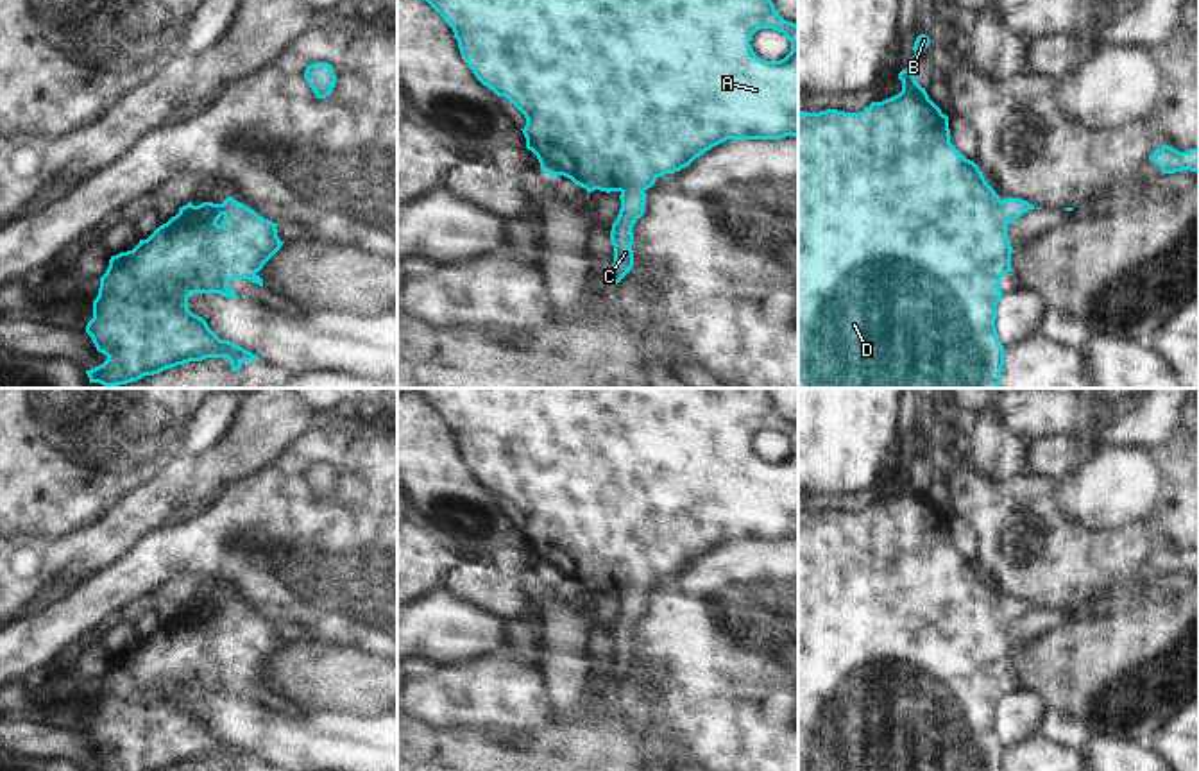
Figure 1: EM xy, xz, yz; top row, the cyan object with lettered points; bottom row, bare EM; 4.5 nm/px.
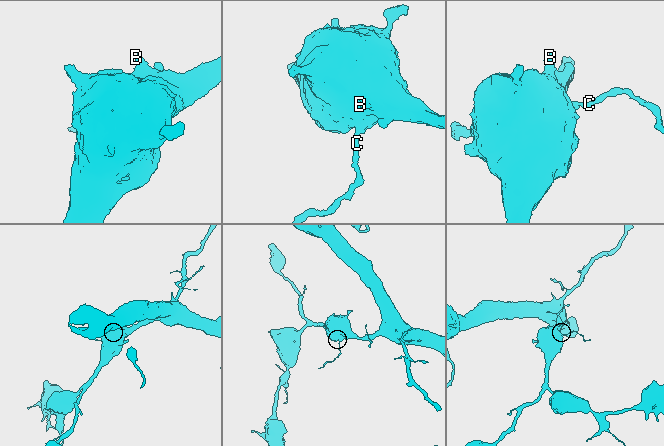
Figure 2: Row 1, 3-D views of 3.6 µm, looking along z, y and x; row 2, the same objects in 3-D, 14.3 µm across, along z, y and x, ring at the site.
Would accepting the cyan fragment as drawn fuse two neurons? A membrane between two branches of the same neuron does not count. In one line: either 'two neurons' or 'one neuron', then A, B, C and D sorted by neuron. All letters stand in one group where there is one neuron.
one neuron; A B C D

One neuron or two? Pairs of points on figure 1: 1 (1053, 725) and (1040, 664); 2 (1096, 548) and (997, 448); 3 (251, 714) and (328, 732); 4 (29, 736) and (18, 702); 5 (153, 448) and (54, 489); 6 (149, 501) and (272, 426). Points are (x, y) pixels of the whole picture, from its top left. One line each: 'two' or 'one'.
1: two
2: two
3: one
4: two
5: one
6: two

